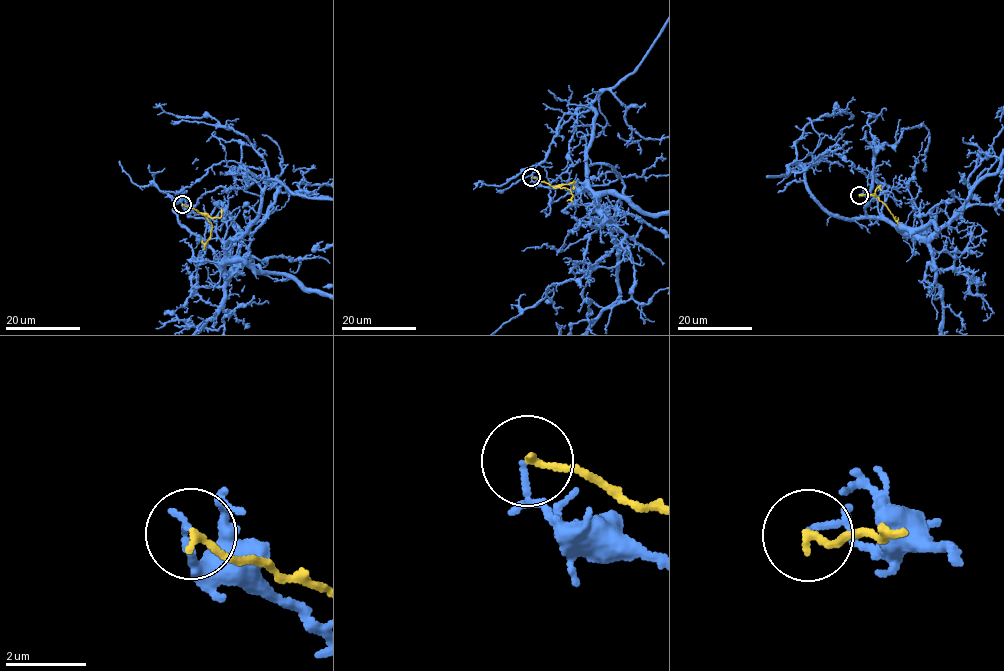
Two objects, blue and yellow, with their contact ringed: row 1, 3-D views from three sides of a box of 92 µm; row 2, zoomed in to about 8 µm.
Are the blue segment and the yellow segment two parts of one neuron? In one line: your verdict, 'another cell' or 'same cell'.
another cell

